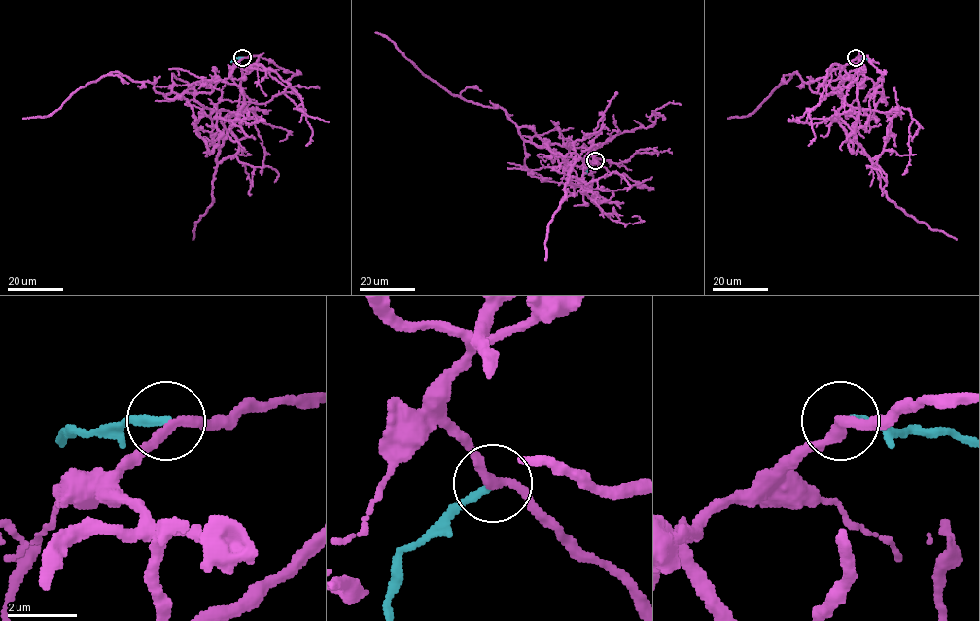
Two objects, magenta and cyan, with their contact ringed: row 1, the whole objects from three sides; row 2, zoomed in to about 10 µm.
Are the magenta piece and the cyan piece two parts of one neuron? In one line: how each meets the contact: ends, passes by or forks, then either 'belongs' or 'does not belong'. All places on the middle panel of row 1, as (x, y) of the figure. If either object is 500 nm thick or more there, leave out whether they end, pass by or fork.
magenta passes by; cyan ends there; does not belong

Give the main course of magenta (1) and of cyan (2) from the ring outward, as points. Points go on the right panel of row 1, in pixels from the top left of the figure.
1: (857, 58), (840, 72), (843, 78), (841, 93), (829, 93), (822, 99), (795, 72), (752, 113), (728, 119)
2: (857, 57), (871, 62)

